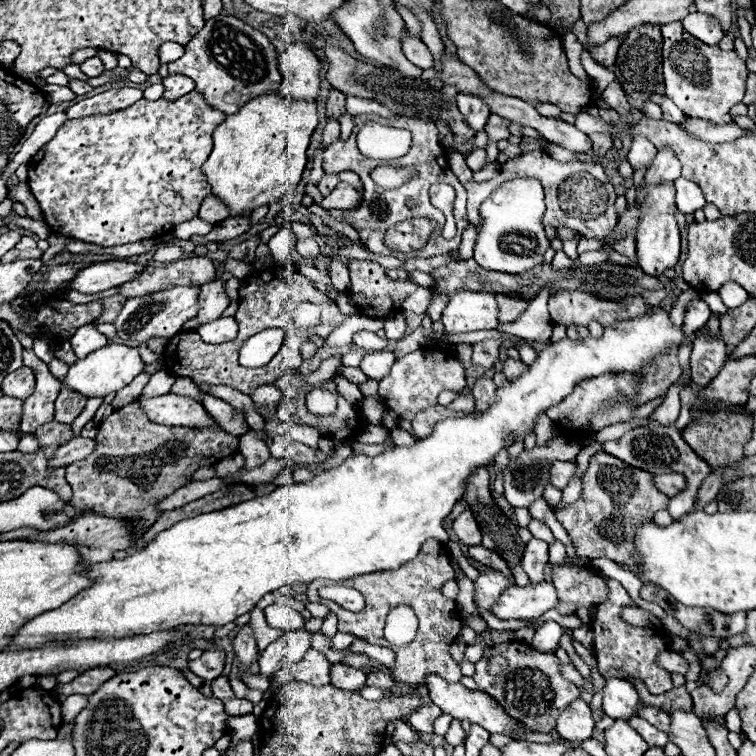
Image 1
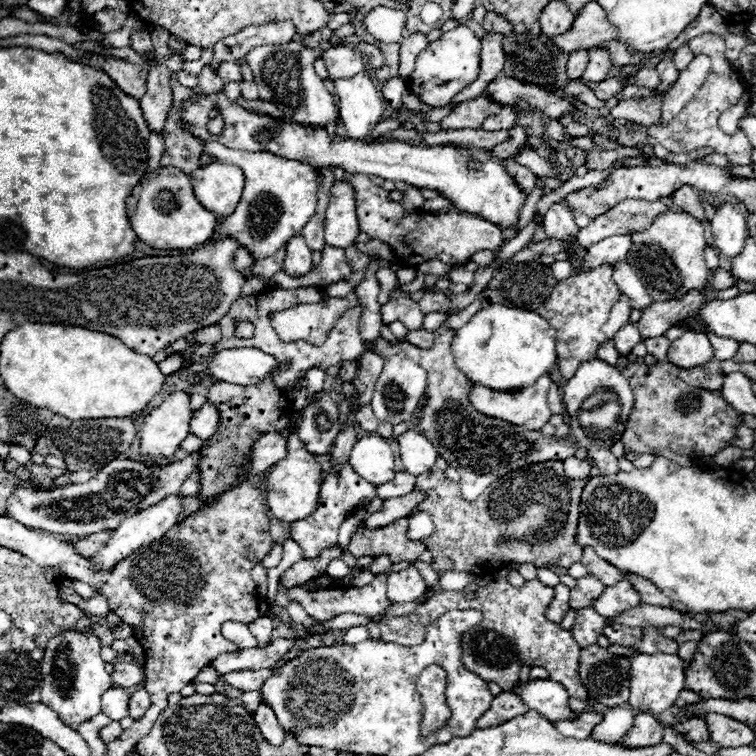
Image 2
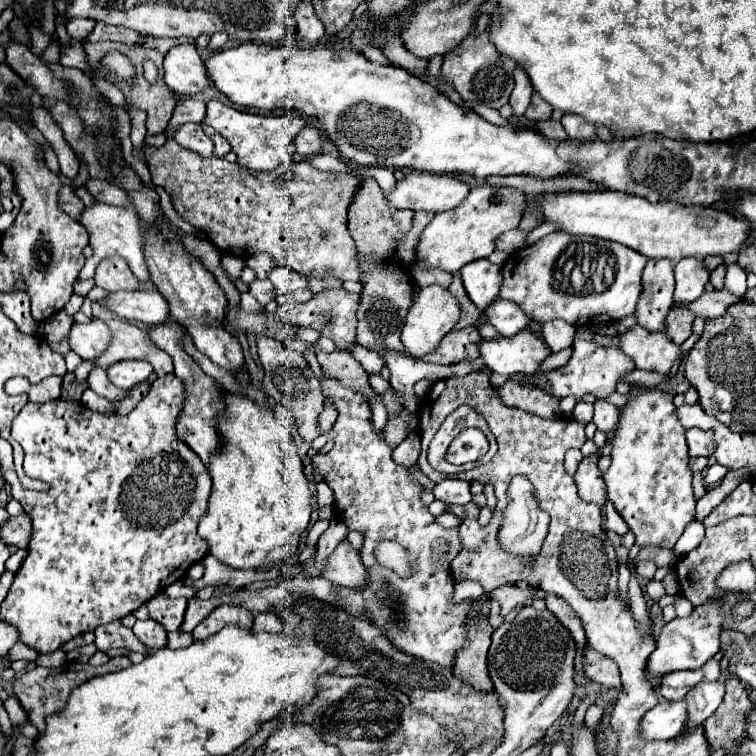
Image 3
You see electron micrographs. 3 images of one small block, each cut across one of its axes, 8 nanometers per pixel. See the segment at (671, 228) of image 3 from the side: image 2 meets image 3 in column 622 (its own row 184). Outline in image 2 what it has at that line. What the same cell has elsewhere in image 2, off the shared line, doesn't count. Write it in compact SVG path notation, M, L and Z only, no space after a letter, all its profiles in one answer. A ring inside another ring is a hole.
M208 164L190 174L192 188L202 206L216 216L230 216L244 190L244 172L234 164Z

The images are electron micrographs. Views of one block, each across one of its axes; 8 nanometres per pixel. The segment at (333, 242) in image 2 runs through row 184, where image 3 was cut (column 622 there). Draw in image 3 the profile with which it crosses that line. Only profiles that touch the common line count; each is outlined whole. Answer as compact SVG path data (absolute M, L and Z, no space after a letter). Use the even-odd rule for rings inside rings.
M634 324L628 332L618 334L620 350L630 356L636 368L668 374L672 364L682 356L680 346L674 344L664 332L648 332Z

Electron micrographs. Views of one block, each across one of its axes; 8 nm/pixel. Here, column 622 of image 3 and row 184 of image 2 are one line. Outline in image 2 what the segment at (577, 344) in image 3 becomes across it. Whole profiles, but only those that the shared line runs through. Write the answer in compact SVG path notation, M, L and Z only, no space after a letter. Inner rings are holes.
M364 174L350 176L350 182L356 190L356 214L360 230L366 232L374 240L386 242L396 258L406 266L418 266L428 260L442 260L446 264L464 264L474 252L478 250L492 250L496 252L502 246L502 232L498 226L472 216L472 214L424 214L424 212L412 212L408 214L402 210L398 202L388 200L388 192L370 182Z

